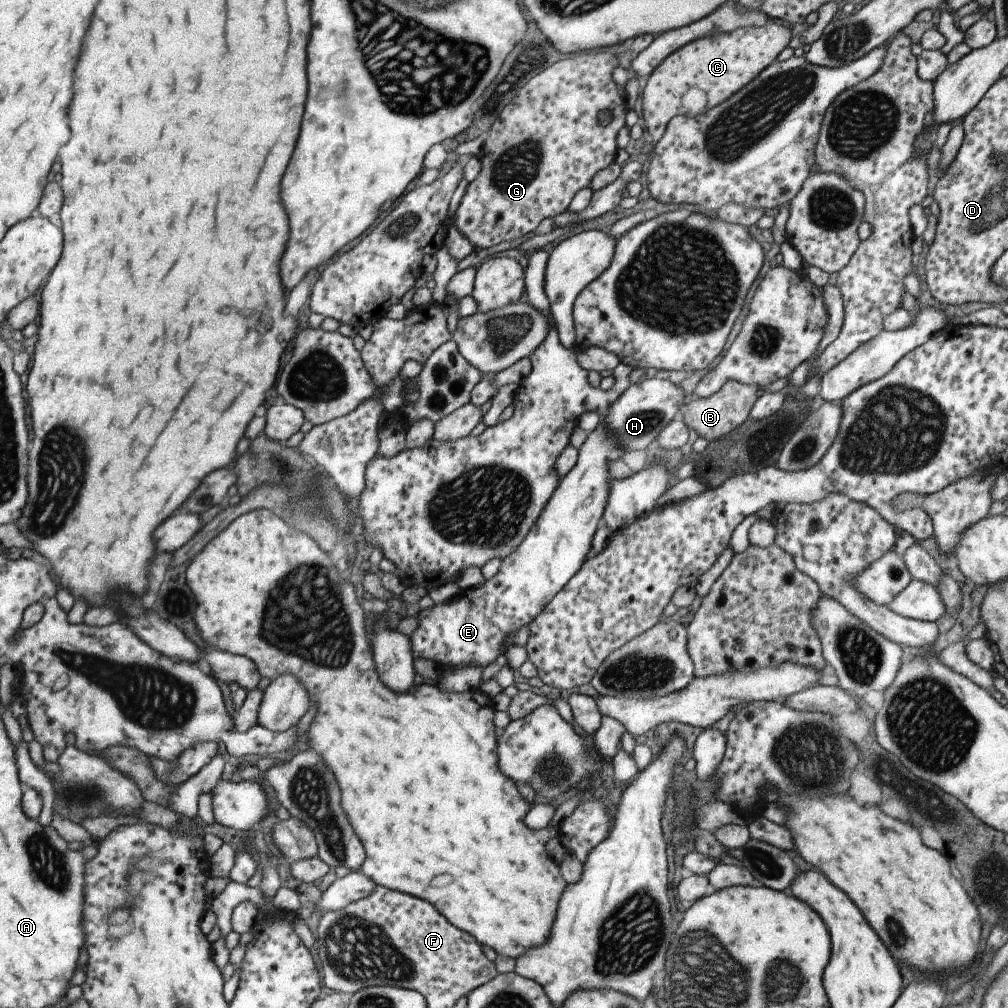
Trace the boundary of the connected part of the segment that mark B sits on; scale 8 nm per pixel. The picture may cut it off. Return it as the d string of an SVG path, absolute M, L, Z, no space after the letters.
M725 381L716 393L706 397L691 398L690 402L685 406L685 413L681 420L699 438L705 438L708 441L717 440L724 437L748 418L749 411L753 403L758 399L760 391L761 389L755 385L746 385L737 381Z

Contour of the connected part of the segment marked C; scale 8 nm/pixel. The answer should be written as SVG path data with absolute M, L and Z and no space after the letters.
M768 20L760 27L739 27L728 33L699 37L668 54L648 76L641 92L641 116L651 144L654 146L661 138L672 116L703 112L703 104L695 106L695 94L706 94L708 102L705 108L714 107L775 61L791 37L787 26Z

